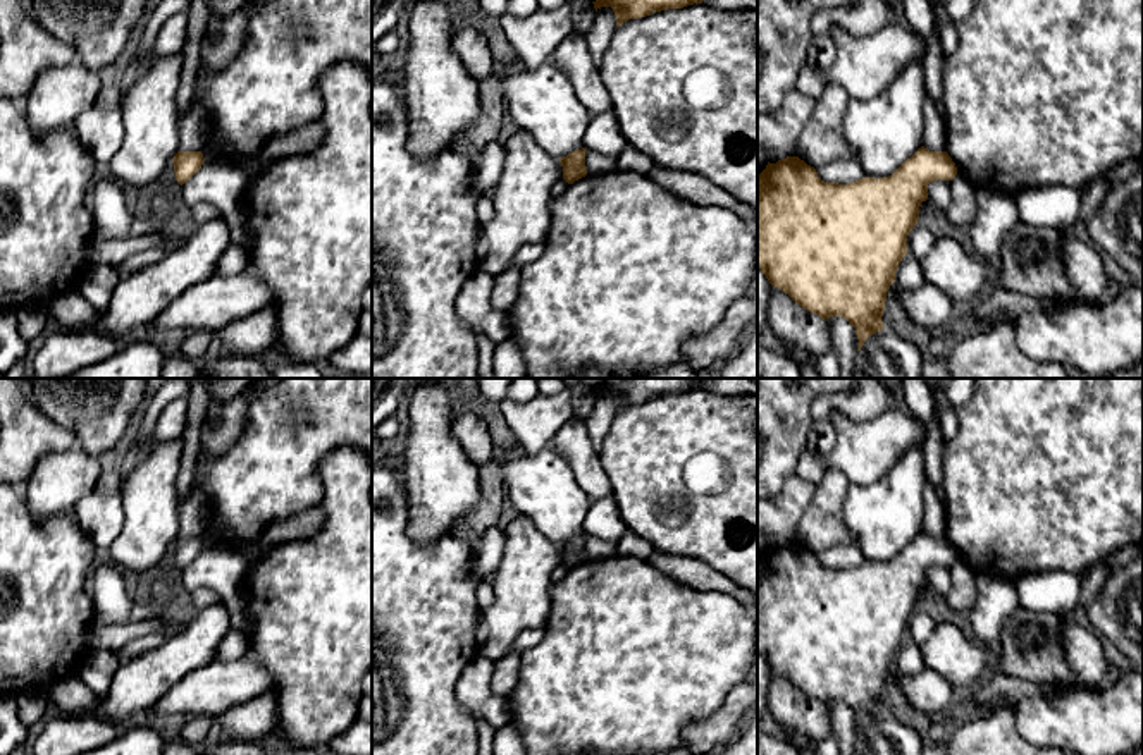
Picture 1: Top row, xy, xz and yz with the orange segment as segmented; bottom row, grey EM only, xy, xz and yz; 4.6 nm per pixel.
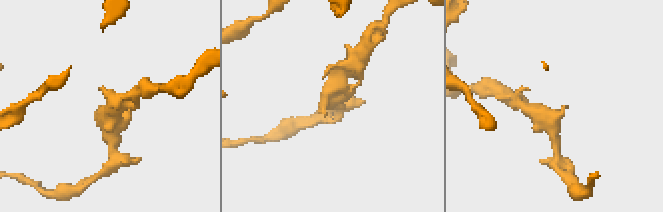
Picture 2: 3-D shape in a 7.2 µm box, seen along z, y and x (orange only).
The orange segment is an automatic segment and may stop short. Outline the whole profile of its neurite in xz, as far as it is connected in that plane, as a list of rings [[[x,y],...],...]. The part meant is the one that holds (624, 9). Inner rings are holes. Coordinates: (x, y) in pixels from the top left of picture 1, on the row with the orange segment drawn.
[[[596,0],[596,12],[601,7],[611,7],[616,15],[616,28],[630,19],[646,17],[652,12],[668,9],[683,9],[687,5],[702,3],[702,0]]]

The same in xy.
[[[177,151],[172,162],[176,181],[182,186],[201,169],[205,158],[201,151]]]

